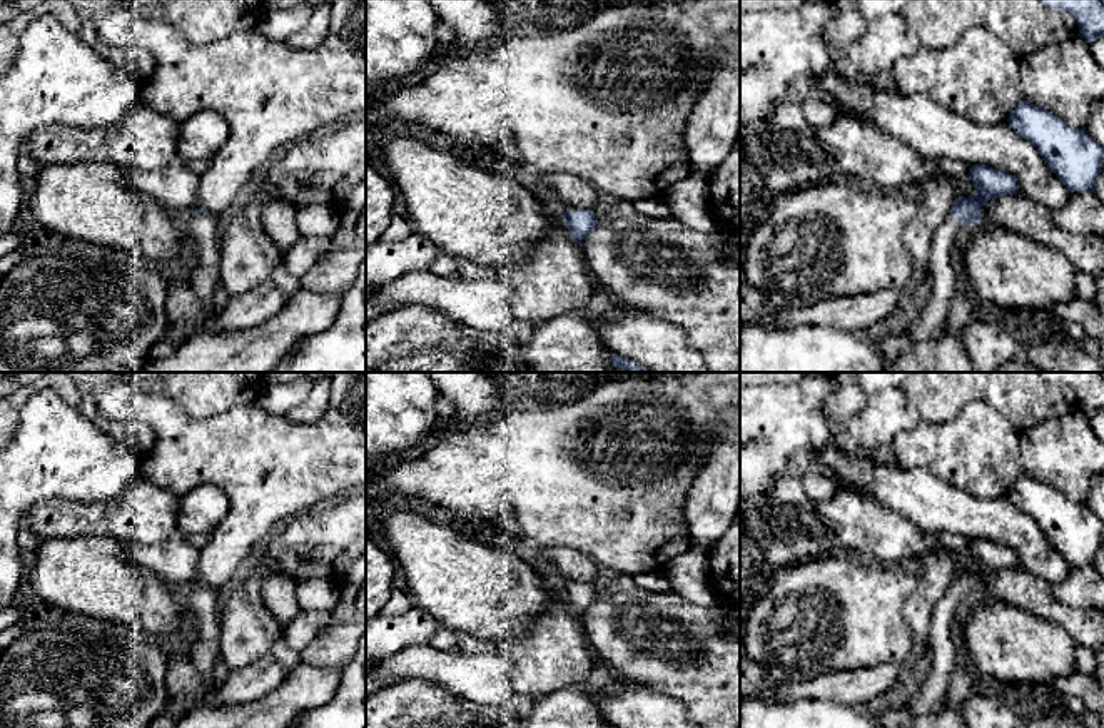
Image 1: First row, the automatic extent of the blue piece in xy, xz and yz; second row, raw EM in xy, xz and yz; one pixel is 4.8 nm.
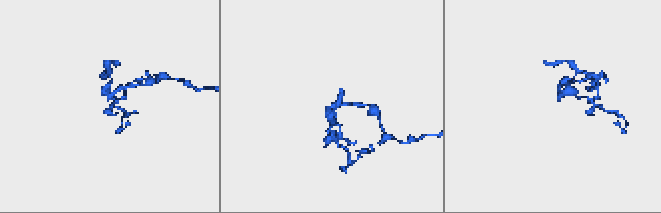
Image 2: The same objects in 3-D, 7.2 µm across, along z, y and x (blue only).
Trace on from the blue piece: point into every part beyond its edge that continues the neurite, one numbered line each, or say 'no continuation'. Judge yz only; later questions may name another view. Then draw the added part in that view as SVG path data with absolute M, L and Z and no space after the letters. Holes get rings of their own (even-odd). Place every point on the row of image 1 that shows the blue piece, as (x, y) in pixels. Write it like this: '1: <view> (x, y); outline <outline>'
1: yz (941, 288); outline M949 214L932 237L929 259L929 281L920 299L920 314L902 332L912 342L932 339L944 331L949 317L949 306L957 292L957 281L952 269L952 250L962 229L969 227Z

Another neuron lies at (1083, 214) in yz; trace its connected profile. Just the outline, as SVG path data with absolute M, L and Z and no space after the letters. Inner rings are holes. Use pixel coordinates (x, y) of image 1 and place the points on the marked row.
M1071 192L1067 204L1052 217L1071 234L1104 237L1104 204L1096 192Z

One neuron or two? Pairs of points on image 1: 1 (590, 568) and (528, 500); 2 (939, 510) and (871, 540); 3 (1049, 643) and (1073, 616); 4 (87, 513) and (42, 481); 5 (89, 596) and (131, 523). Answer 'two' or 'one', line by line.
1: two
2: two
3: two
4: two
5: two

